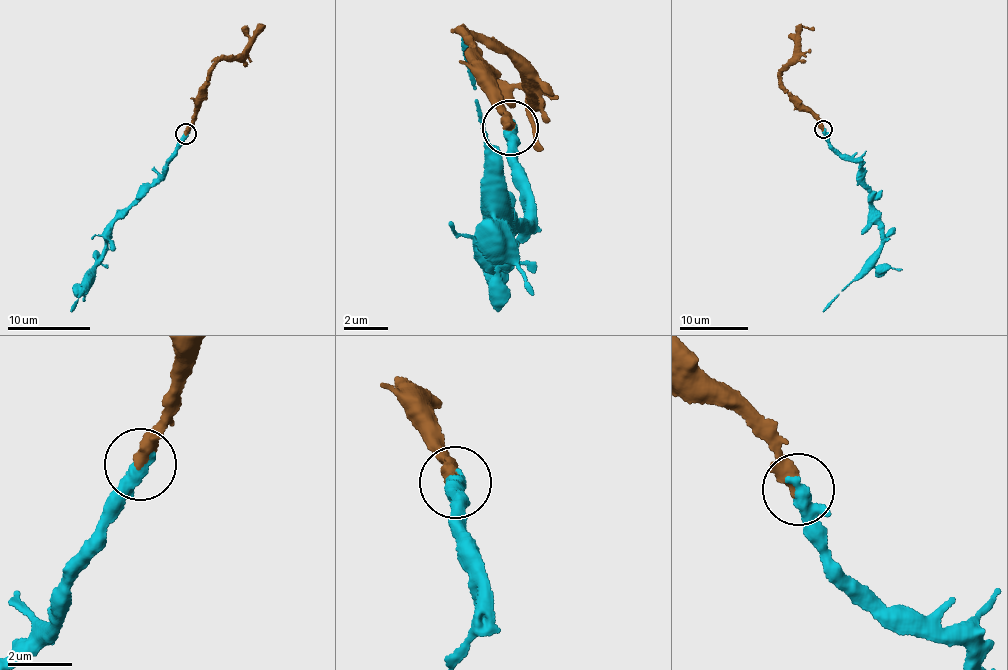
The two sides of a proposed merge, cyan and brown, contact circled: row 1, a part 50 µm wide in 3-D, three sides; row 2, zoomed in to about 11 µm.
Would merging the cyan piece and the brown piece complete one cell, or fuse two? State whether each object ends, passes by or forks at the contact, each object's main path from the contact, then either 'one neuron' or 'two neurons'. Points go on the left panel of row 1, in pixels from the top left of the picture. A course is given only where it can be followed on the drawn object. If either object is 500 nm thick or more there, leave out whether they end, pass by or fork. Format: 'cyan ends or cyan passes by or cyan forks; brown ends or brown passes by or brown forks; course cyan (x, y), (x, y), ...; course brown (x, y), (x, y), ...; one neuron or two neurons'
cyan passes by; brown ends; course cyan (186, 133), (158, 180), (112, 225), (111, 239), (91, 287), (78, 297), (71, 312); course brown (187, 133), (210, 73), (218, 62), (231, 60), (255, 30); one neuron

